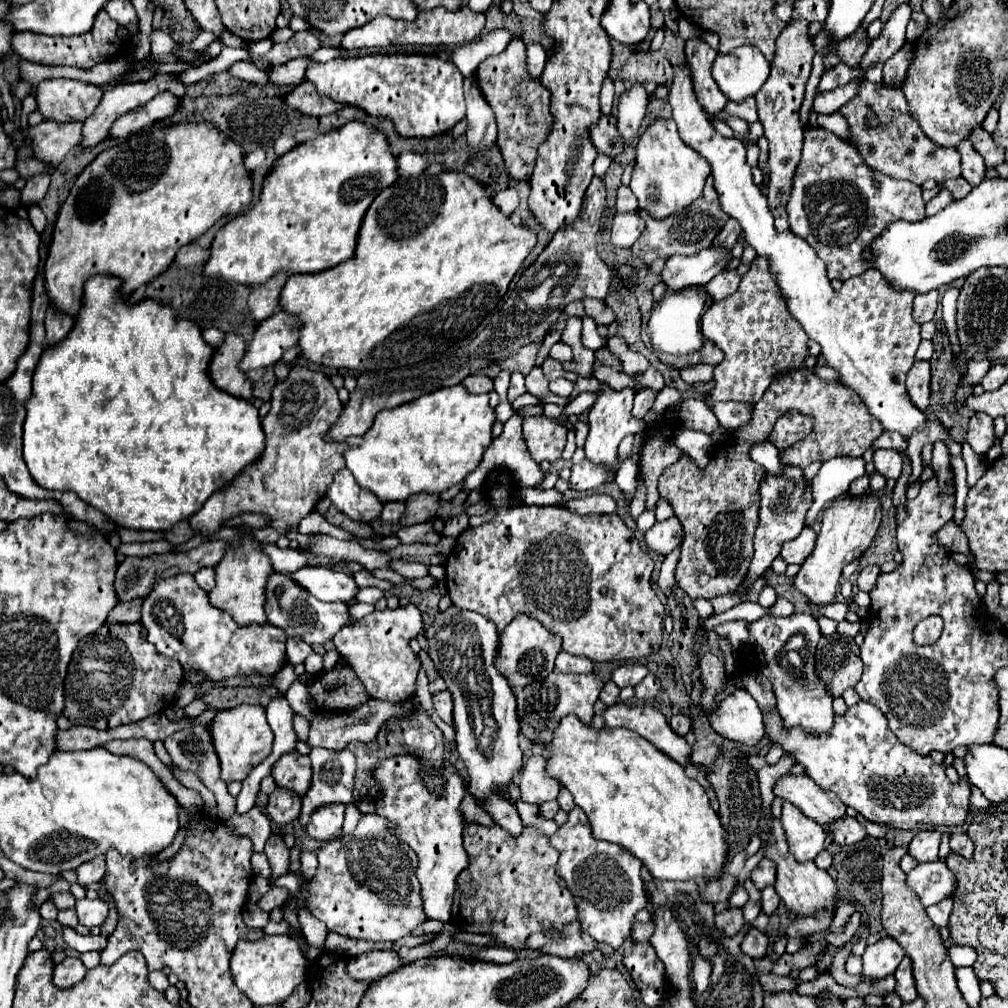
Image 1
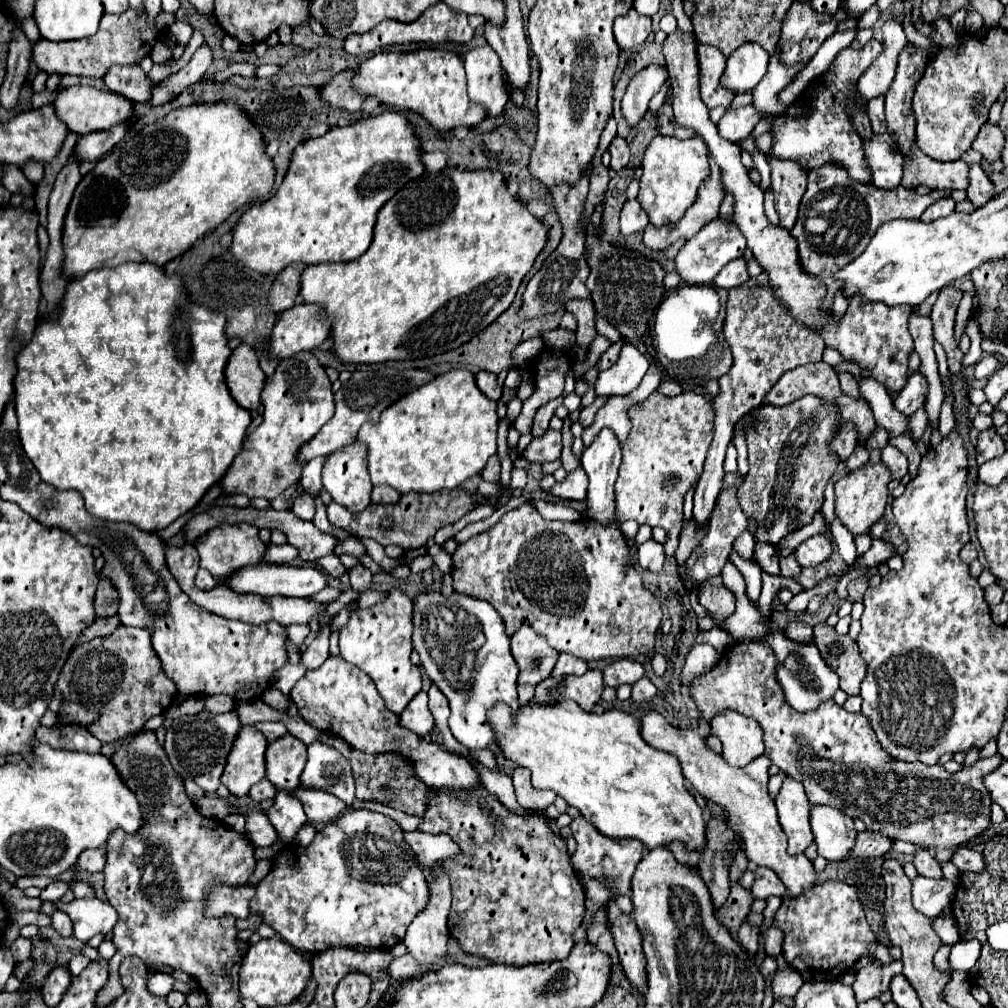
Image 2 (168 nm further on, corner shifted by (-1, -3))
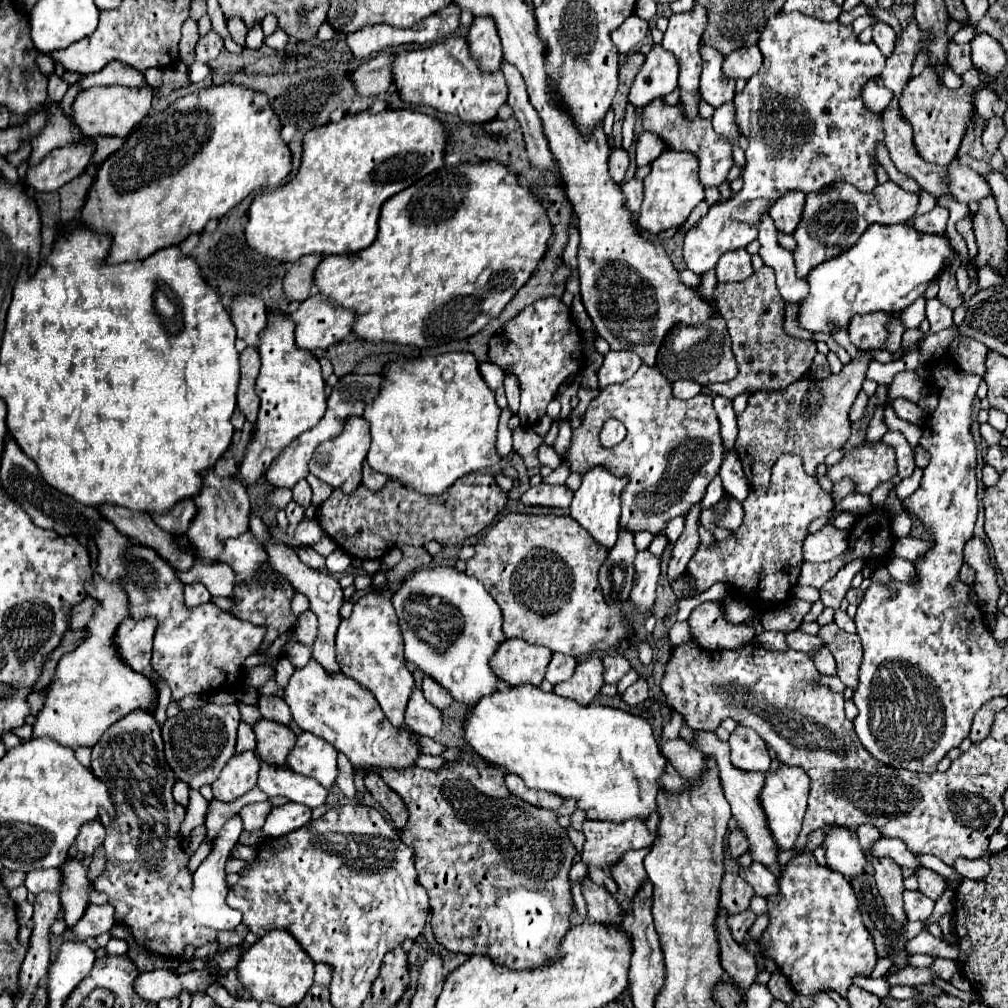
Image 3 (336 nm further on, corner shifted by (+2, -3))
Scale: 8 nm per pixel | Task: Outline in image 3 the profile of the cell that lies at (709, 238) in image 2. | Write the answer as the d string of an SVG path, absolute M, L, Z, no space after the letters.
M779 12L775 18L767 20L759 38L759 48L763 52L763 66L733 100L741 134L749 138L749 148L745 150L747 164L743 168L745 186L727 202L713 204L709 214L685 234L683 260L697 276L715 268L725 252L745 248L753 242L757 238L761 214L787 190L809 194L833 182L849 182L861 192L871 192L877 186L873 158L875 144L883 140L883 126L881 116L871 112L861 100L861 86L869 78L879 76L885 68L885 56L877 44L861 44L853 34L853 28L839 22L813 20L799 12Z

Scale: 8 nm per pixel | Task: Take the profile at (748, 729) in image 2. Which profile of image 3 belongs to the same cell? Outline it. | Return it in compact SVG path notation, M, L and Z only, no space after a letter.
M739 726L731 732L729 738L731 744L731 762L741 768L741 770L769 770L771 758L767 752L767 744L763 742L763 738L749 730L747 726Z

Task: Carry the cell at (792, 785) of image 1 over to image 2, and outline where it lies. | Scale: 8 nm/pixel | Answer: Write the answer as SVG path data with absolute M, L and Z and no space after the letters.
M816 806L810 812L810 824L814 842L818 846L818 856L824 856L832 862L840 862L850 856L854 838L858 834L850 816L846 816L838 808Z

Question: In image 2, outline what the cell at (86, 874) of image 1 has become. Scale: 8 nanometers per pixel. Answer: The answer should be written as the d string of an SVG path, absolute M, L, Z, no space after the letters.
M106 846L84 850L84 852L78 856L78 862L76 862L76 866L78 866L80 870L88 870L90 874L102 872L102 870L104 870L104 864L106 864Z

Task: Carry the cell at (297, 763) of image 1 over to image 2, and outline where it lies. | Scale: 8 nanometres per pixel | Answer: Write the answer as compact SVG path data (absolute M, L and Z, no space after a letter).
M286 734L274 742L268 744L266 748L266 778L278 788L290 792L300 784L300 774L306 764L306 744L296 740L292 734Z

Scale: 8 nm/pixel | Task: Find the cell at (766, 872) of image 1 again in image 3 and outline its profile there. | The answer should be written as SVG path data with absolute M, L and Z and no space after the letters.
M753 862L747 870L741 870L741 876L753 886L753 890L755 890L757 896L767 898L767 896L779 892L779 880L777 880L777 876L771 874L771 872L767 872L767 868L761 866L761 864L757 864L757 862Z

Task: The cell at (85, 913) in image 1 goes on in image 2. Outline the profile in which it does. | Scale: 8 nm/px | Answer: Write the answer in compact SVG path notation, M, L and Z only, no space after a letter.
M82 898L70 904L58 900L55 904L72 918L74 936L82 942L88 942L96 934L108 934L118 920L116 910L108 902L102 902L98 898Z

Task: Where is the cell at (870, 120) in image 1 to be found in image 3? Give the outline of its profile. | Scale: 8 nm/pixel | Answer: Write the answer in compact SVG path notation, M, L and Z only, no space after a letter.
M949 166L947 172L949 172L949 192L955 196L955 200L969 204L971 200L979 202L981 198L989 196L991 188L987 180L969 166Z

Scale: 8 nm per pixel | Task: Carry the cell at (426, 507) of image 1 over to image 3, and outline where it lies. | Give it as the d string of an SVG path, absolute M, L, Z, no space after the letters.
M467 474L441 496L425 496L389 480L381 492L369 492L365 486L359 486L351 496L347 496L333 490L333 494L317 508L317 520L349 556L359 560L379 560L379 556L395 544L423 546L437 540L445 546L459 546L467 538L489 528L505 504L507 494L497 486L493 476L485 474Z

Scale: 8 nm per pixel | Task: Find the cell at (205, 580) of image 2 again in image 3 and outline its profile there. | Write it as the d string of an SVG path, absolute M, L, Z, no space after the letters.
M185 584L185 604L189 608L205 604L209 600L211 600L211 594L203 584Z

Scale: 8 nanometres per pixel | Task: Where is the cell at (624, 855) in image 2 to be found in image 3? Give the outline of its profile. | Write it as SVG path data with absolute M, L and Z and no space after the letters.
M585 820L583 834L587 838L581 852L583 864L605 872L611 872L613 864L617 864L625 852L649 848L653 844L653 836L649 834L645 822L639 820L627 820L625 824Z

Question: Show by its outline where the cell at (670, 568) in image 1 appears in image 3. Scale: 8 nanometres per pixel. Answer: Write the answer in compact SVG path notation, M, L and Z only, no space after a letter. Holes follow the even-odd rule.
M643 364L637 374L625 384L603 388L599 396L591 400L581 426L573 430L567 460L571 460L573 472L583 474L585 470L601 464L609 472L613 472L613 476L629 478L627 486L621 492L621 526L633 532L633 512L637 512L635 528L663 528L663 524L667 524L671 518L685 516L693 504L701 502L707 484L719 472L723 460L723 444L719 436L719 420L713 410L713 398L707 394L697 394L689 400L677 400L671 394L671 382L659 372L659 368L649 368ZM607 418L617 418L627 428L625 440L613 448L603 448L599 442L599 428L603 428Z

